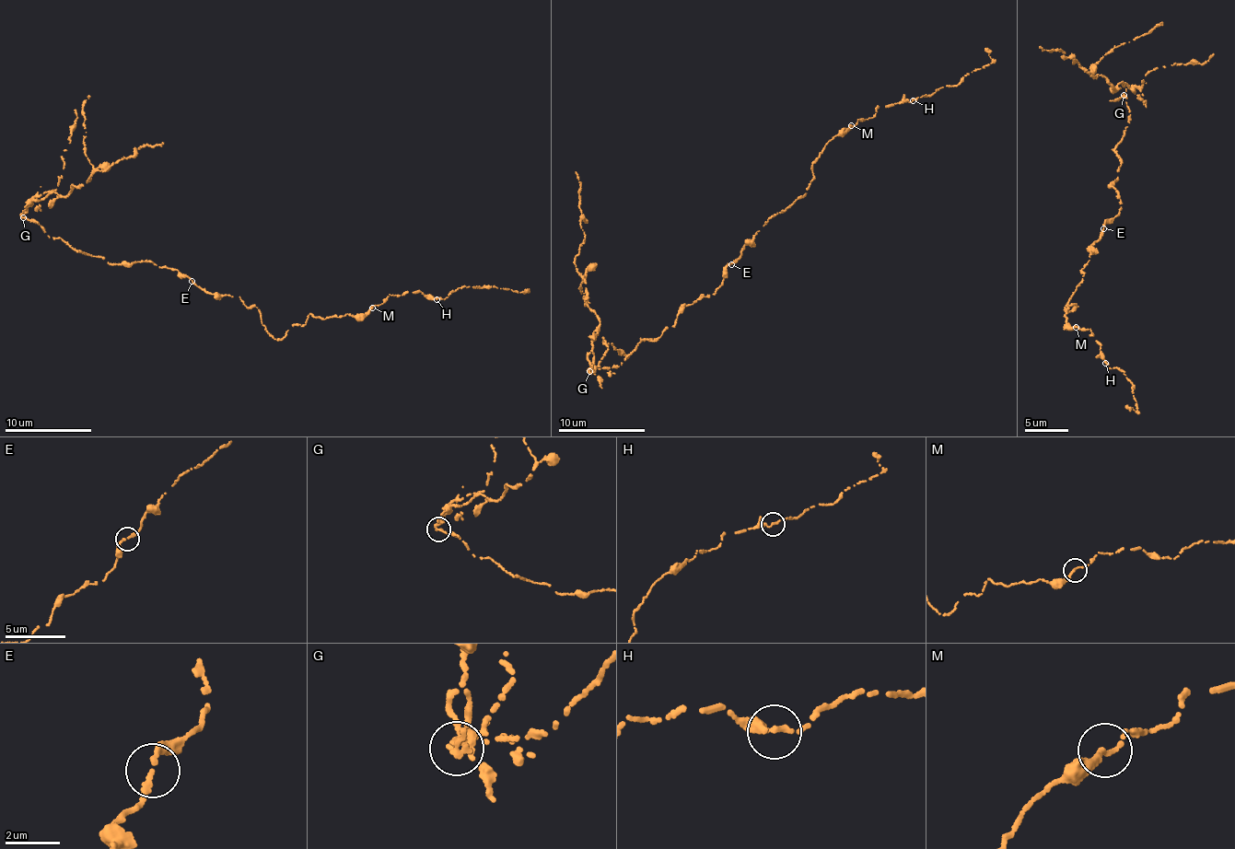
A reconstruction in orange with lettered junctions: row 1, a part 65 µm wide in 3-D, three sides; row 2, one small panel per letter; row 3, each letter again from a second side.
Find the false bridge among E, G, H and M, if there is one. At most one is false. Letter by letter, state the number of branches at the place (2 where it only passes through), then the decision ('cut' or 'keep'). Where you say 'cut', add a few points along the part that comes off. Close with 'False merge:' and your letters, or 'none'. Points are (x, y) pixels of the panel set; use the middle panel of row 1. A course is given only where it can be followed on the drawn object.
E: 2 branches meet; keep
G: 2 branches meet; cut; foreign part runs (590, 372), (588, 355), (600, 319), (584, 301), (585, 283), (574, 261), (586, 234), (576, 172)
H: 2 branches meet; keep
M: 2 branches meet; keep
False merge: G

